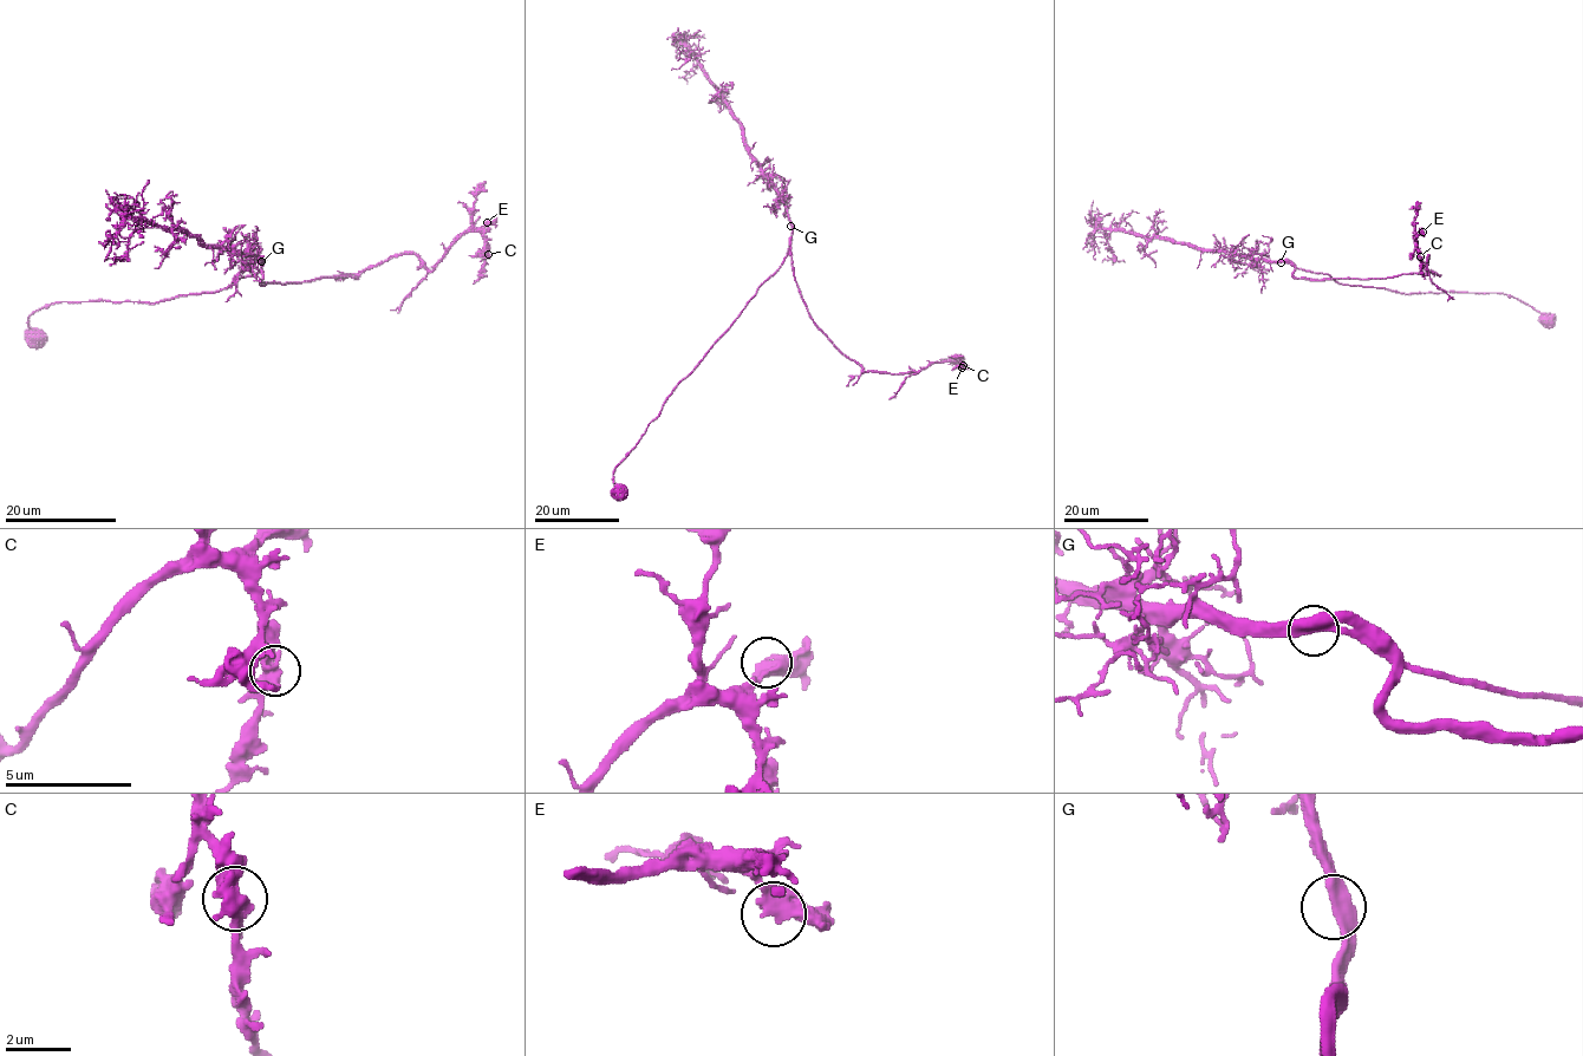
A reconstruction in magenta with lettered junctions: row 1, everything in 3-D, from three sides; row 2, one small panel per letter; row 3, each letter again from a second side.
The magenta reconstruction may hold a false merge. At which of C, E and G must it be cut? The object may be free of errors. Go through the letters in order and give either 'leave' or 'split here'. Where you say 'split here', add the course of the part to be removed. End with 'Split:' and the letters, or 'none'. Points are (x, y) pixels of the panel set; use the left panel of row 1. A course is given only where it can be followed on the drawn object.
C: leave
E: leave
G: leave
Split: none

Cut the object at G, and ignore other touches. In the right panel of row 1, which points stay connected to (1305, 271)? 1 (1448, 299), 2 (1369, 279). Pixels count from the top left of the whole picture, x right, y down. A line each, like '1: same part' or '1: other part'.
1: other part
2: other part

